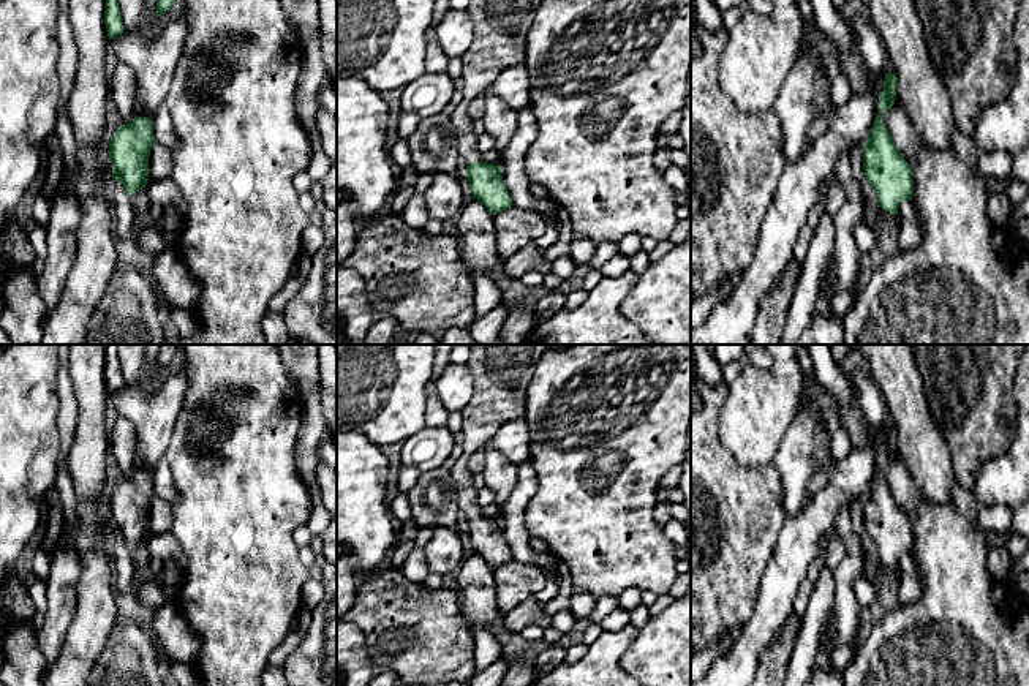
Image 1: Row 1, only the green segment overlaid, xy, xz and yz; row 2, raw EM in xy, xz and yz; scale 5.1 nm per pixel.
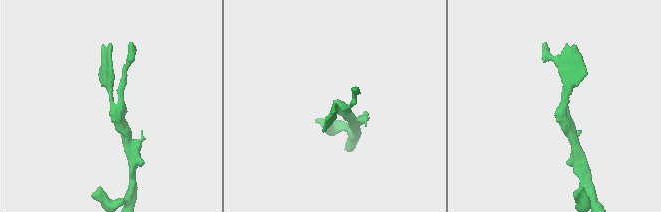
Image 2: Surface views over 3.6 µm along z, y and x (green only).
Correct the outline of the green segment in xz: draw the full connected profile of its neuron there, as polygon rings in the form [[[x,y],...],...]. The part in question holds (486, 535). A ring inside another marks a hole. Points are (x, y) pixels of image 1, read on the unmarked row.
[[[469,345],[466,362],[474,381],[474,394],[465,409],[460,443],[463,454],[450,468],[457,485],[460,512],[468,518],[466,533],[474,553],[493,569],[512,561],[498,518],[485,517],[477,503],[473,474],[466,458],[482,450],[495,433],[509,420],[526,414],[526,389],[533,368],[548,349],[548,345]]]

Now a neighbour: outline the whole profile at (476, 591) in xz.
[[[477,553],[463,558],[458,574],[460,613],[476,631],[501,616],[496,604],[493,567]]]

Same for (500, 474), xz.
[[[490,441],[484,446],[485,468],[482,471],[485,487],[495,495],[495,504],[504,506],[517,484],[517,465],[493,449]]]

